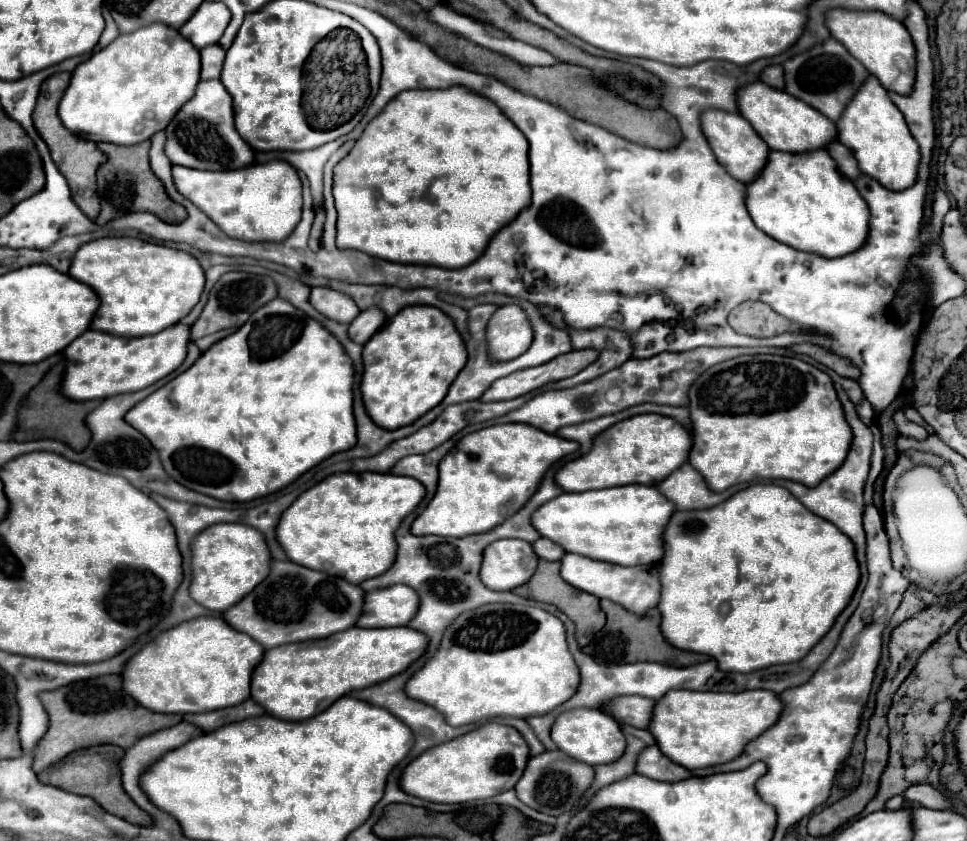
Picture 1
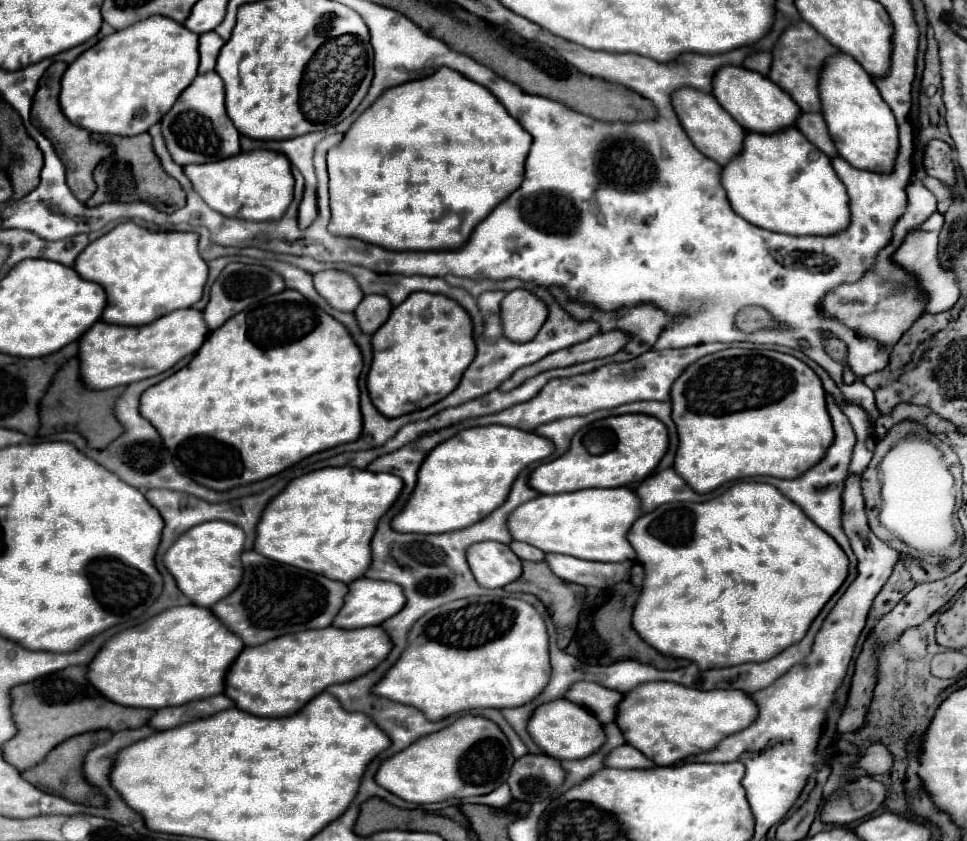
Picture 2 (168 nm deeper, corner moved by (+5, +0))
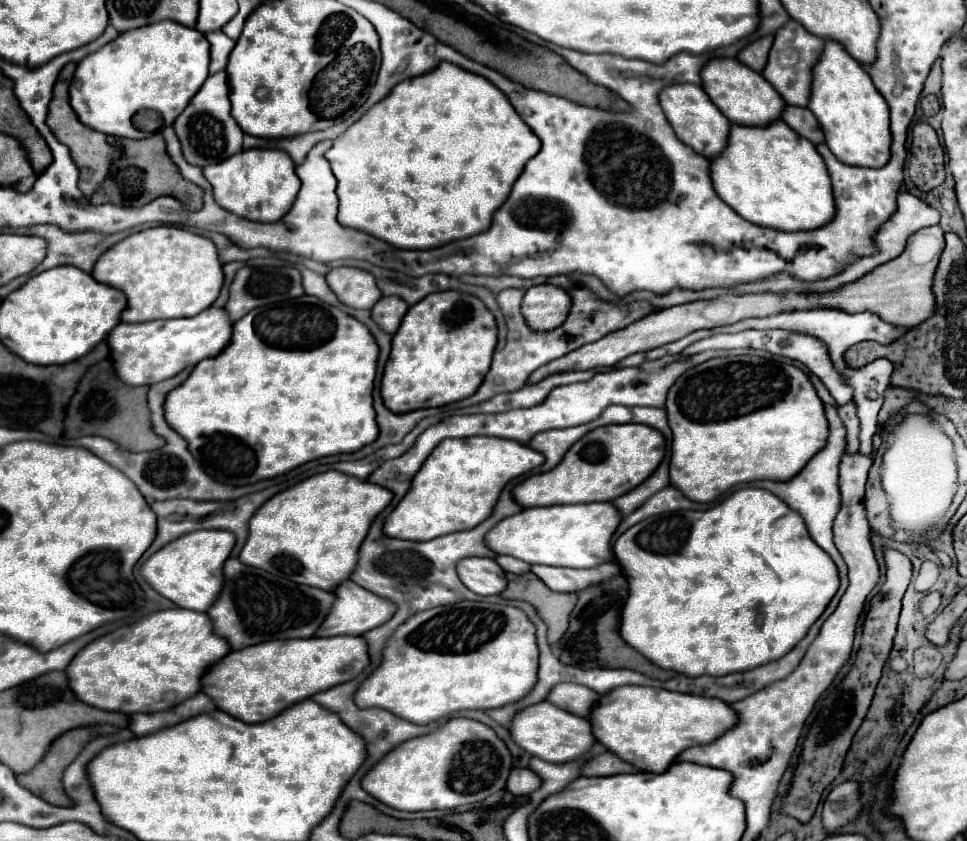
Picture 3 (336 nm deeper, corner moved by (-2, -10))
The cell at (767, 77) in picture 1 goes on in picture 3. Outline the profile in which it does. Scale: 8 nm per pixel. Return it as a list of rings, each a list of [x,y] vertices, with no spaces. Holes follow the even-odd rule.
[[[772,35],[768,37],[762,37],[760,41],[754,41],[750,43],[746,49],[742,49],[738,53],[738,61],[748,65],[750,69],[754,69],[756,73],[762,73],[766,63],[768,63],[768,53],[770,53],[770,47],[772,47]]]

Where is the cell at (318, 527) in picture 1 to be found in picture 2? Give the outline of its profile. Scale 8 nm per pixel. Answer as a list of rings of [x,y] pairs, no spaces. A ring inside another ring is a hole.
[[[323,467],[293,479],[285,491],[273,497],[261,513],[257,523],[257,537],[253,551],[283,565],[293,565],[311,573],[321,573],[335,581],[355,581],[369,569],[369,541],[377,529],[379,519],[387,513],[399,497],[403,481],[391,473],[371,473],[355,467]]]

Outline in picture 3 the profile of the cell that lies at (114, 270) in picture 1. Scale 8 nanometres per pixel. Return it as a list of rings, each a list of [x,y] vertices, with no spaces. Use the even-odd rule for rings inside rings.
[[[152,227],[128,235],[96,261],[92,277],[124,291],[128,309],[122,311],[122,323],[194,317],[214,303],[224,281],[214,243],[178,227]]]

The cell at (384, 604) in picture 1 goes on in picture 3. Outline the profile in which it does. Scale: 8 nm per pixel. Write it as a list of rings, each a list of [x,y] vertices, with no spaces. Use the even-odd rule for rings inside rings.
[[[352,581],[342,583],[336,591],[336,603],[330,611],[330,615],[326,617],[324,625],[318,629],[316,635],[320,637],[334,637],[334,635],[364,635],[370,629],[380,627],[380,623],[392,619],[392,615],[396,613],[396,603],[392,603],[390,599],[384,599]]]

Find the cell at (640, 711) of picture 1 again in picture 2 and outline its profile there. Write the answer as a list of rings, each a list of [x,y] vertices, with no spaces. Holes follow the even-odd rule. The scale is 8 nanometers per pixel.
[[[577,681],[575,685],[569,687],[569,693],[565,693],[565,699],[571,699],[573,703],[587,707],[603,725],[615,721],[621,697],[623,697],[621,693],[605,689],[603,685],[597,685],[593,681]]]

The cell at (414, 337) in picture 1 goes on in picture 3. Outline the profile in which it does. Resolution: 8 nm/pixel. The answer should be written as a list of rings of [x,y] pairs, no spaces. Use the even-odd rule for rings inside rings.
[[[458,291],[430,293],[420,303],[408,309],[398,331],[392,337],[392,351],[380,387],[384,405],[396,411],[396,415],[400,415],[404,411],[442,407],[474,395],[490,369],[494,347],[496,347],[496,321],[480,299]]]

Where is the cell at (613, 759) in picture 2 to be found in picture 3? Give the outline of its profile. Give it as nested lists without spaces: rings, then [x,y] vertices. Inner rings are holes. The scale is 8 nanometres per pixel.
[[[604,753],[594,757],[582,771],[588,777],[604,777],[604,775],[618,775],[618,773],[636,773],[638,769],[626,763],[624,759],[616,757],[614,753]]]

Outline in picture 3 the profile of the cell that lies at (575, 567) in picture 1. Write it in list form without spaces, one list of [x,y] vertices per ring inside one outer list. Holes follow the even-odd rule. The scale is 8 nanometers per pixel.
[[[602,563],[592,569],[568,569],[568,567],[550,567],[550,565],[532,565],[532,573],[538,575],[552,591],[582,591],[596,583],[604,583],[604,579],[612,579],[612,575],[620,575],[620,567],[616,563]]]

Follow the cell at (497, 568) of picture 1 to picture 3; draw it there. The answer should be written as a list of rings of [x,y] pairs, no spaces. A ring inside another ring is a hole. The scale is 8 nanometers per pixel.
[[[468,557],[456,569],[462,583],[478,595],[500,595],[508,585],[504,569],[494,559]]]

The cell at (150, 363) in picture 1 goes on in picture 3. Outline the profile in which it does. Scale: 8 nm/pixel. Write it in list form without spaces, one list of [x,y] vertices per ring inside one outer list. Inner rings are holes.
[[[208,307],[206,311],[184,319],[120,323],[108,333],[106,343],[110,347],[110,361],[116,375],[120,375],[120,381],[130,387],[140,387],[170,379],[188,365],[194,367],[198,361],[218,355],[218,351],[228,345],[230,335],[232,323],[226,311],[218,307]]]

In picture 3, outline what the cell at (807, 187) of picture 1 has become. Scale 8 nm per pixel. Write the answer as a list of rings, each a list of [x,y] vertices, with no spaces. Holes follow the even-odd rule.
[[[784,121],[768,127],[736,127],[732,125],[728,147],[724,155],[712,159],[712,181],[714,189],[742,219],[758,225],[772,227],[776,231],[814,231],[832,221],[836,203],[832,199],[832,181],[826,171],[826,163],[816,147],[796,135]]]

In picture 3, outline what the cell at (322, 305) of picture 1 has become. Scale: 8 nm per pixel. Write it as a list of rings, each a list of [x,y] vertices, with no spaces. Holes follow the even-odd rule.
[[[338,267],[326,275],[326,281],[338,301],[352,309],[372,309],[382,297],[374,277],[362,269]]]

